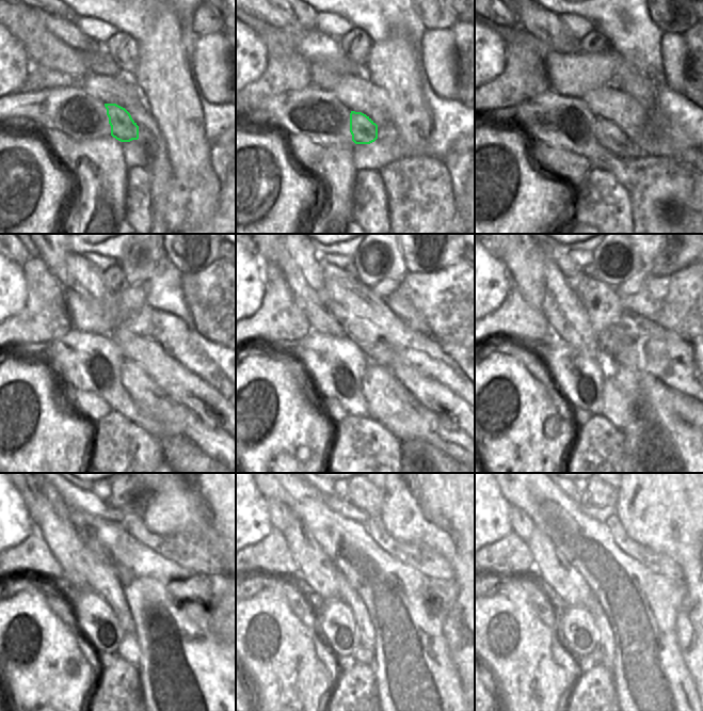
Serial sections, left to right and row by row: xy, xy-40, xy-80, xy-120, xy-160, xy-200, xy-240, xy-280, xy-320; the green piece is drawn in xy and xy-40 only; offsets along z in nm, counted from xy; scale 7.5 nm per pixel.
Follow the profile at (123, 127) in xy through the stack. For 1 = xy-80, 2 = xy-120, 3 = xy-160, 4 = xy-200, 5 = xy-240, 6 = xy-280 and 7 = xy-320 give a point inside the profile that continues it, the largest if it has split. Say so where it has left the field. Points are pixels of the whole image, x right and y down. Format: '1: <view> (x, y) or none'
1: xy-80 (608, 135)
2: xy-120 (141, 388)
3: xy-160 (379, 384)
4: xy-200 (617, 409)
5: xy-240 (129, 649)
6: xy-280 (362, 654)
7: xy-320 (596, 653)

